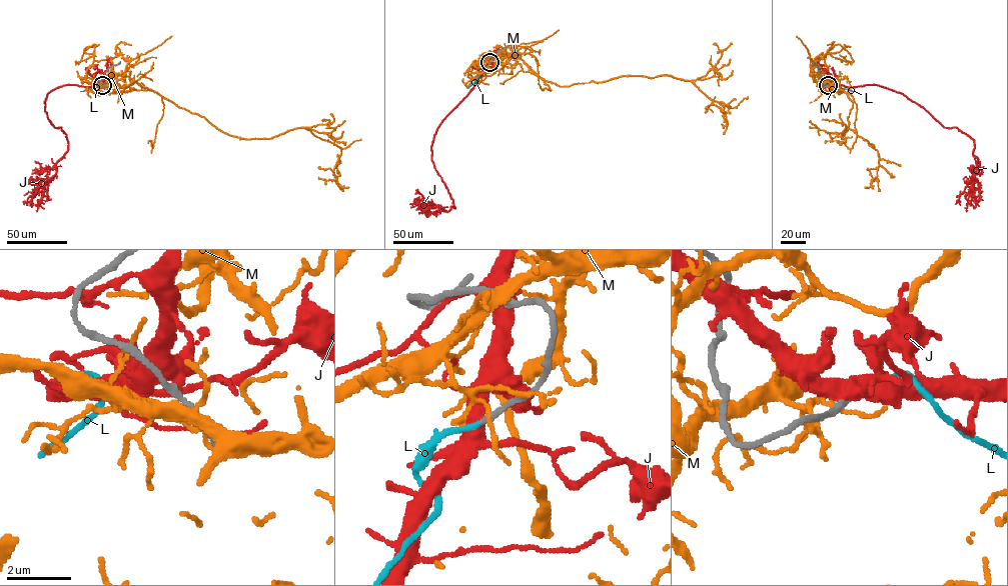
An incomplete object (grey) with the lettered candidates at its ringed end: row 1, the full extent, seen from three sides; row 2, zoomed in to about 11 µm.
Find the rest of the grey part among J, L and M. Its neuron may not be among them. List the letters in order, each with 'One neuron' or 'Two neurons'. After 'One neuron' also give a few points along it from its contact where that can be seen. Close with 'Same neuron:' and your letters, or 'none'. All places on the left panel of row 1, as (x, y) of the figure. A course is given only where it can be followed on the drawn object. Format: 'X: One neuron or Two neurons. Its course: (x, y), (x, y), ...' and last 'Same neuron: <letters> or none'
J: Two neurons
L: One neuron. Its course: (102, 84), (80, 91)
M: Two neurons
Same neuron: L

